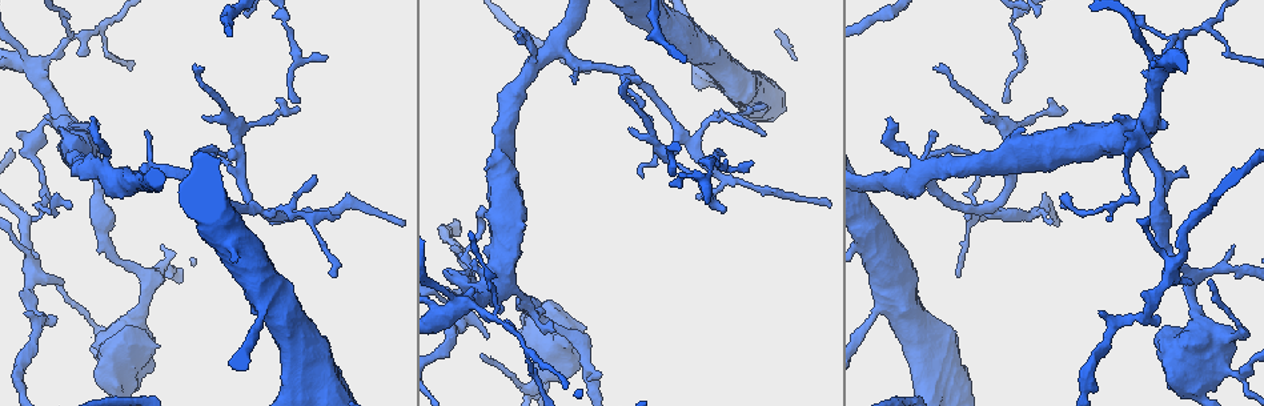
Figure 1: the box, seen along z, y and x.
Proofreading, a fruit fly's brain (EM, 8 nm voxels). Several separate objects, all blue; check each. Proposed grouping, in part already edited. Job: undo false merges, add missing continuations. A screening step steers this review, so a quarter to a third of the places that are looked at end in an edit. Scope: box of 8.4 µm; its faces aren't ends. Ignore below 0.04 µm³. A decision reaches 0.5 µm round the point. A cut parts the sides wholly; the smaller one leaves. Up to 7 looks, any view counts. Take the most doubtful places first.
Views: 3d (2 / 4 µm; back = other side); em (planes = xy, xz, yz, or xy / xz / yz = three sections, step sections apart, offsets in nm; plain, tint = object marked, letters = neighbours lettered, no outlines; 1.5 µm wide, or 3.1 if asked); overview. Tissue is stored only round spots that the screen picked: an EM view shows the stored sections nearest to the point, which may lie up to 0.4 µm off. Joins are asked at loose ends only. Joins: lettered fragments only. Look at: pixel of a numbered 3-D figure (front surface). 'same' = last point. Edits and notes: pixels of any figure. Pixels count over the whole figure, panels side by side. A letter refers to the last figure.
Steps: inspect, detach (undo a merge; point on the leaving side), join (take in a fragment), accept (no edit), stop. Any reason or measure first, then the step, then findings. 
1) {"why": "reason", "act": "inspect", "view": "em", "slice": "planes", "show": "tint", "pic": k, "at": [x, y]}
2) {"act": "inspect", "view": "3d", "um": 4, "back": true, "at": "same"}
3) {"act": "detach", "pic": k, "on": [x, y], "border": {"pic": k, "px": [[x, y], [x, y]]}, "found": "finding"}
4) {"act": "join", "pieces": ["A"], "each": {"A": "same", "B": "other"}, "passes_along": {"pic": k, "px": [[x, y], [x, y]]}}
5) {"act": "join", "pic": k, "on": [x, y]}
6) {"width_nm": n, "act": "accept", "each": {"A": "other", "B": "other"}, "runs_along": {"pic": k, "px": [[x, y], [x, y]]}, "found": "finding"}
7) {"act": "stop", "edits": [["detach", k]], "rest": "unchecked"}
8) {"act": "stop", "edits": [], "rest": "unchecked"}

{"why": "thin end", "act": "inspect", "view": "3d", "um": 4, "pic": 1, "at": [974, 152]}

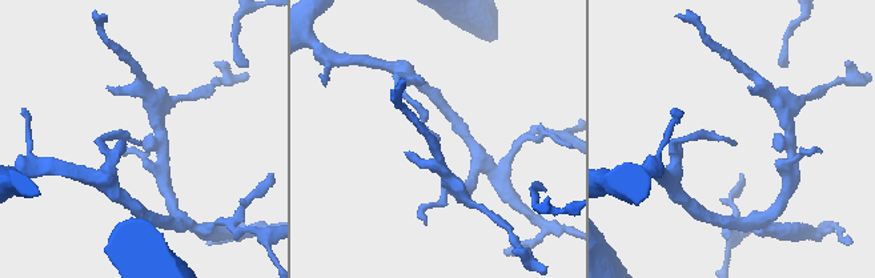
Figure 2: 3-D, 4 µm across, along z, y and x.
{"act": "inspect", "view": "em", "slice": "planes", "show": "letters", "pic": 2, "at": [142, 143]}

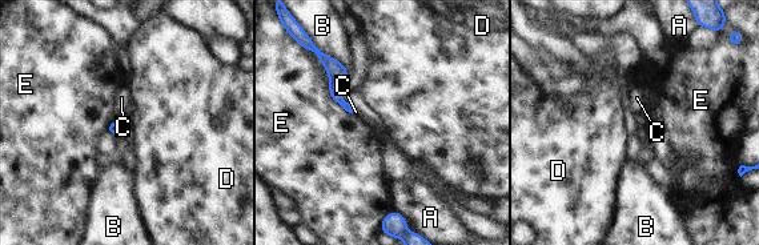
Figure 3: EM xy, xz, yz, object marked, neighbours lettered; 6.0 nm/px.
{"act": "accept", "each": {"A": "other", "B": "other", "C": "other", "D": "other", "E": "other"}, "border": {"pic": 3, "px": [[328, 80], [329, 95], [352, 115]]}, "found": "no lettered fragment goes on from it"}

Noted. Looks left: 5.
{"why": "free end", "act": "inspect", "view": "3d", "um": 4, "pic": 1, "at": [1064, 106]}

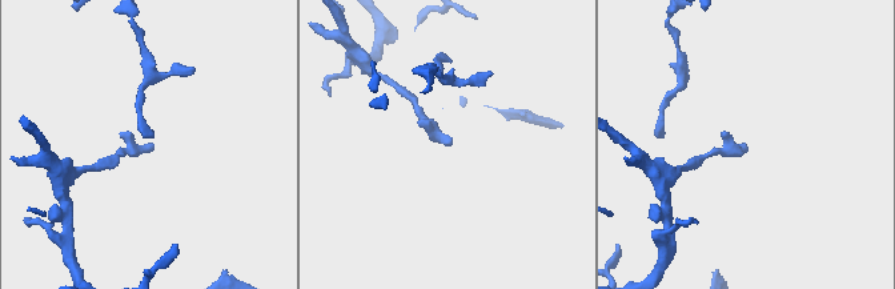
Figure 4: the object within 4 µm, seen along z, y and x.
{"act": "inspect", "view": "em", "slice": "planes", "show": "letters", "pic": 4, "at": [450, 143]}

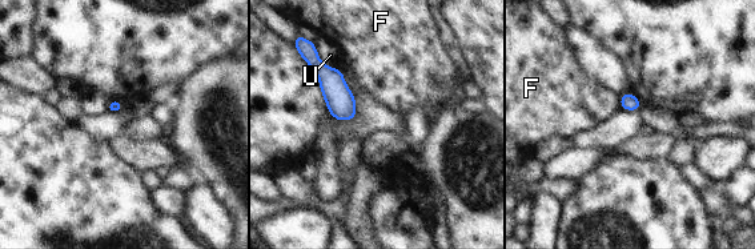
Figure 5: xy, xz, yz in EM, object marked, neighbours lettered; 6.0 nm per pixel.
{"act": "accept", "each": {"F": "other", "U": "other"}, "found": "no lettered fragment goes on from it"}

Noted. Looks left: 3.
{"why": "an open end", "act": "inspect", "view": "3d", "um": 2, "pic": 1, "at": [56, 318]}

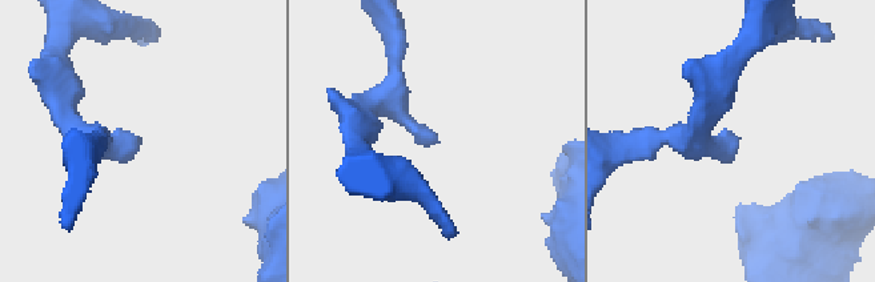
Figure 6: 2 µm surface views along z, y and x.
{"arm_widths_nm": [160, 220], "why": "now the EM", "act": "inspect", "view": "em", "slice": "planes", "show": "letters", "pic": 6, "at": [437, 143]}

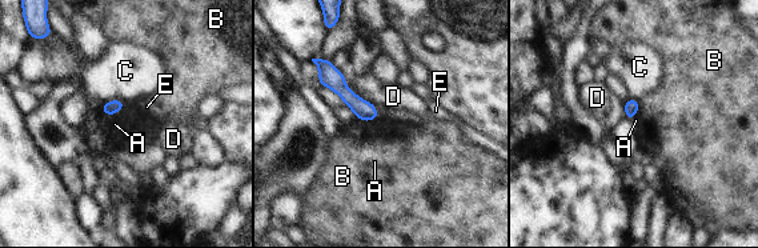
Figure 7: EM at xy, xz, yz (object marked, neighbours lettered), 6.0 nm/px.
{"act": "accept", "each": {"A": "other", "B": "other", "C": "other", "D": "other", "E": "other"}, "border": {"pic": 7, "px": [[125, 103], [111, 115], [103, 114]]}, "found": "no lettered fragment goes on from it"}

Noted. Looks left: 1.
{"act": "stop", "edits": [], "rest": "unchecked"}

